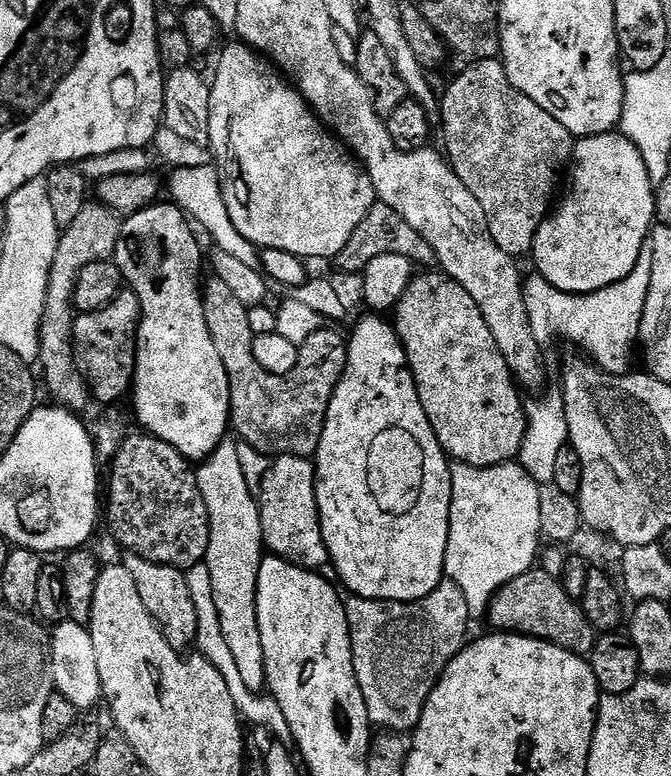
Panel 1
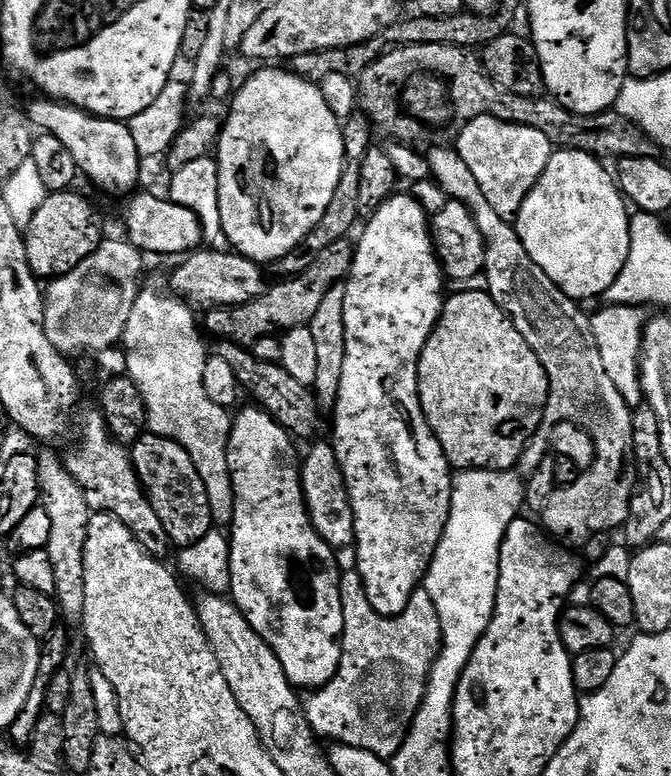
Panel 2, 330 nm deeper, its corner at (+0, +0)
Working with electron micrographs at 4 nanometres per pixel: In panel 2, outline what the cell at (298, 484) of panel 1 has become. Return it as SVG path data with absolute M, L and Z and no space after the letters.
M316 442L302 460L300 481L304 491L304 501L308 507L308 517L314 530L333 550L351 549L356 543L354 530L354 514L350 506L350 494L346 490L346 482L342 474L342 466L336 457L335 447L331 443Z

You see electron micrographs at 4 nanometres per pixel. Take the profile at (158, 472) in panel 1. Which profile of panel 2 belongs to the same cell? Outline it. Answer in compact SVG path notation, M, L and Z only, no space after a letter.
M145 434L131 445L130 455L140 479L140 485L144 487L144 493L148 495L150 506L154 506L154 514L158 514L162 526L166 526L166 534L170 534L173 545L177 549L182 549L206 538L206 534L213 531L214 528L210 498L206 494L206 482L202 482L202 474L198 474L190 454L186 454L183 446L165 436Z

